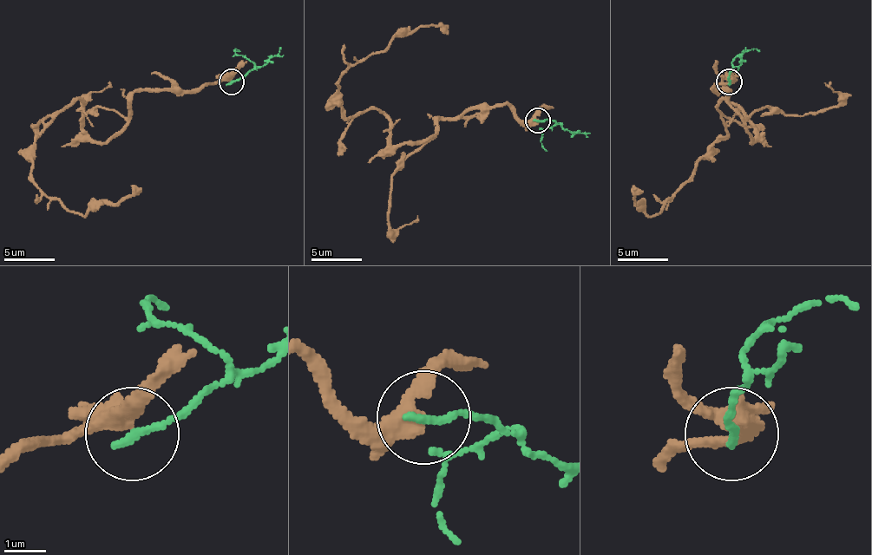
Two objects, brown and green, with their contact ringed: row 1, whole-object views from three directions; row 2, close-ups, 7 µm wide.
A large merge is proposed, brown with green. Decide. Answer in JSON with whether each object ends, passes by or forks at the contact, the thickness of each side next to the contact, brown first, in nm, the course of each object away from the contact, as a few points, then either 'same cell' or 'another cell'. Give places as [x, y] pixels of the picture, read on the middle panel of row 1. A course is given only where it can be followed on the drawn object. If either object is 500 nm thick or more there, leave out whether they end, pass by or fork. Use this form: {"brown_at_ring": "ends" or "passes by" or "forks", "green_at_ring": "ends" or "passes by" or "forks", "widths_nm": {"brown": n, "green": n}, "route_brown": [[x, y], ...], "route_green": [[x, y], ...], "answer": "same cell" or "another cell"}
{"brown_at_ring": "passes by", "green_at_ring": "ends", "widths_nm": {"brown": 400, "green": 190}, "route_brown": [[539, 120], [470, 107], [391, 145], [383, 114], [345, 114], [338, 79], [356, 62], [422, 26], [447, 33]], "route_green": [[539, 120], [561, 125], [543, 133], [540, 145], [546, 150]], "answer": "another cell"}

